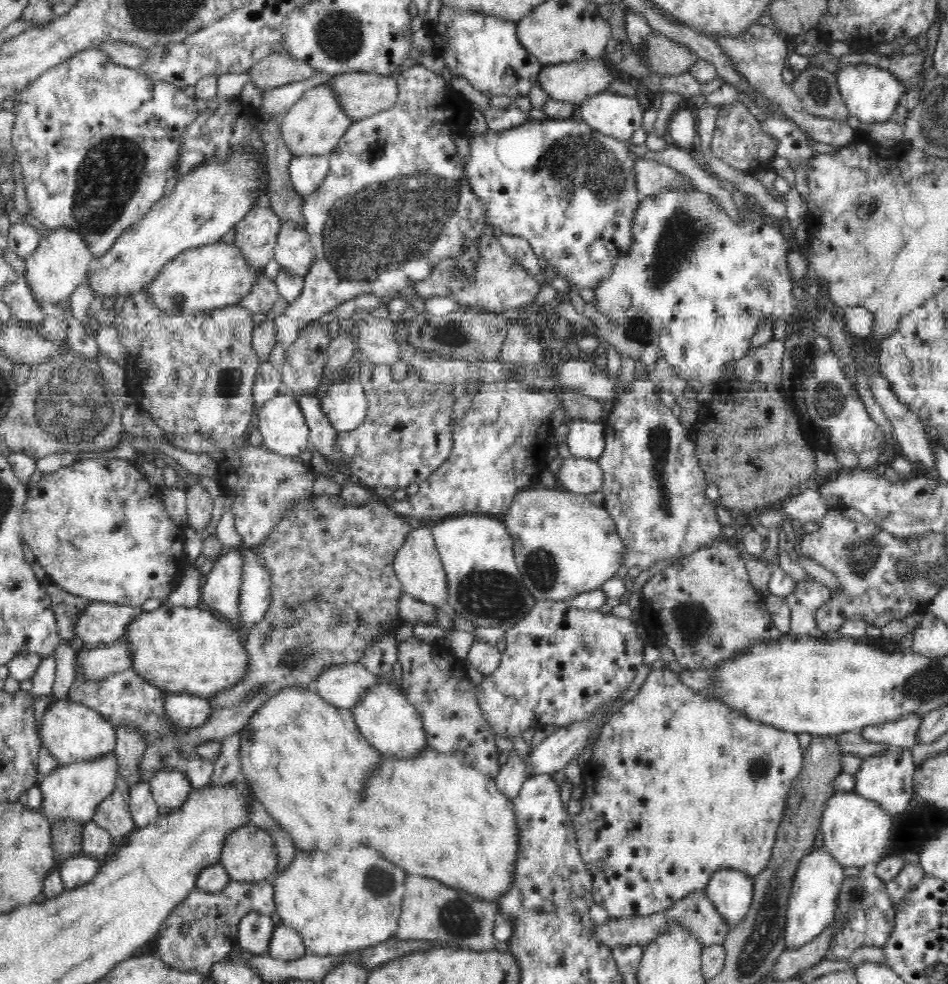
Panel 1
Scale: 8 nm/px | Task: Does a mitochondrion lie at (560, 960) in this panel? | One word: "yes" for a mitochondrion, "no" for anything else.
yes

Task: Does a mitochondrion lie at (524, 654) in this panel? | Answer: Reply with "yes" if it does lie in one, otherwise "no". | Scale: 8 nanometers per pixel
no

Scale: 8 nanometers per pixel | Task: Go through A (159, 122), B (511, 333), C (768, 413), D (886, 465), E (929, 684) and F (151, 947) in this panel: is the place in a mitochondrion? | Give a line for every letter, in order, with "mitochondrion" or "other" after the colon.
A: other
B: other
C: other
D: other
E: mitochondrion
F: other

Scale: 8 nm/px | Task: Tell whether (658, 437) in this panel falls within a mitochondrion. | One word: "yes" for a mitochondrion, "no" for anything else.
yes

